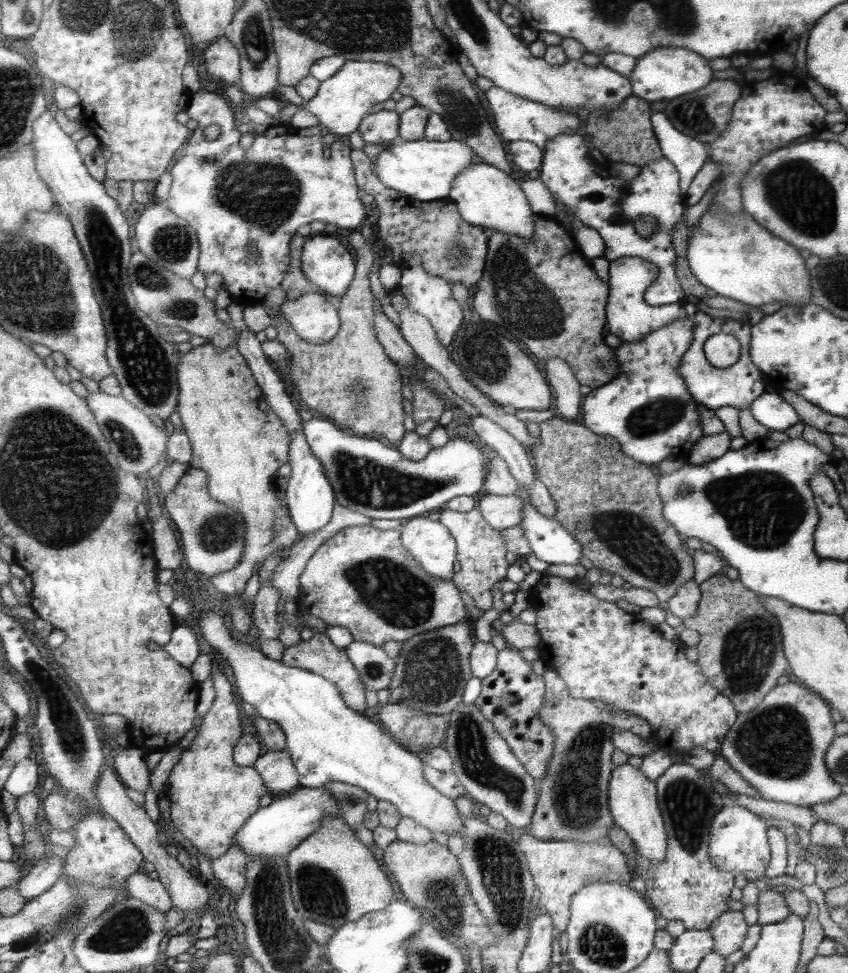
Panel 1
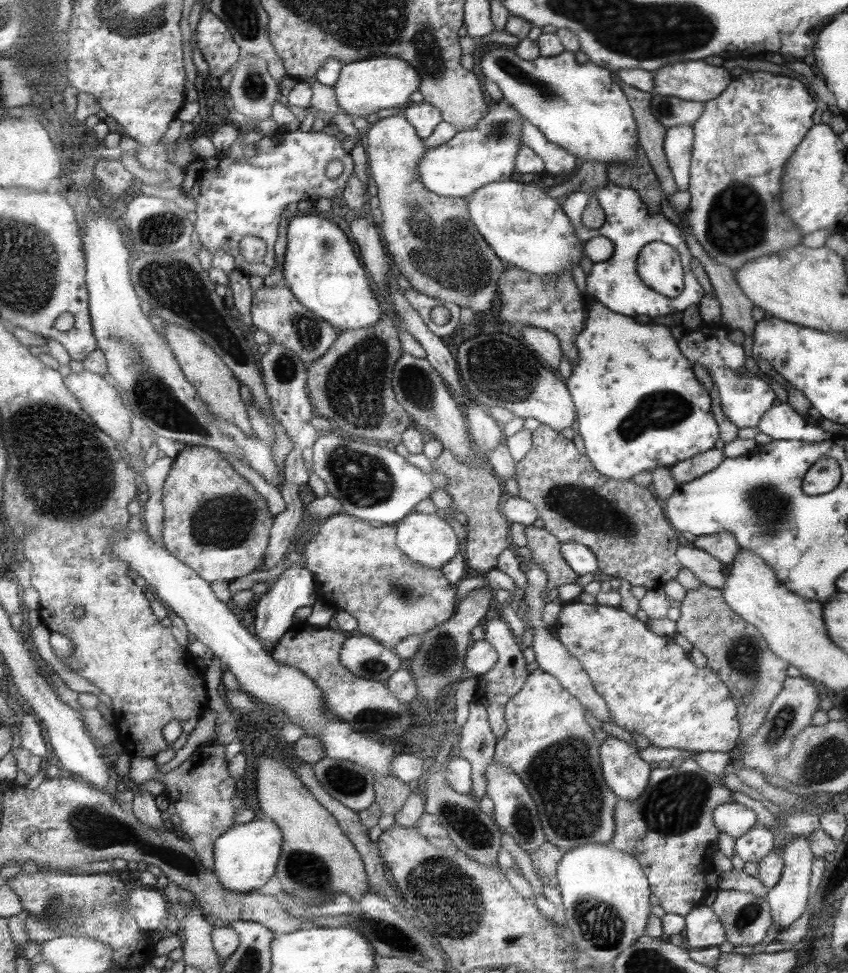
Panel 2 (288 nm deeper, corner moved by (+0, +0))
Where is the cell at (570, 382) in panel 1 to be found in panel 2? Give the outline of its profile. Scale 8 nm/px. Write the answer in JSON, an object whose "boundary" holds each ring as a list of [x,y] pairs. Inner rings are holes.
{"boundary":[[[529,326],[529,328],[523,328],[523,336],[527,344],[535,350],[535,354],[539,354],[539,358],[543,358],[547,366],[551,366],[551,370],[559,370],[561,358],[565,358],[565,354],[563,354],[561,340],[557,338],[557,334],[543,328]]]}

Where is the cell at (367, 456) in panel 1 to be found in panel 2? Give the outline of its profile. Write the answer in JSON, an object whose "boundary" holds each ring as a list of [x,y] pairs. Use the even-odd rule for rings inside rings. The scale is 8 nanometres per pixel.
{"boundary":[[[333,432],[319,434],[319,440],[313,446],[311,468],[321,476],[329,494],[343,502],[347,516],[355,516],[365,522],[377,520],[385,526],[401,524],[421,502],[429,500],[437,490],[447,492],[451,484],[451,478],[443,470],[433,468],[431,474],[425,474],[389,448],[365,444],[363,440],[337,436]]]}

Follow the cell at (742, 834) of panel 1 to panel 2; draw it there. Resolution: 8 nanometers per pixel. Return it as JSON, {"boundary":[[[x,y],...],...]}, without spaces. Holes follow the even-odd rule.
{"boundary":[[[727,802],[713,810],[713,822],[721,834],[737,840],[755,824],[755,814],[743,804]]]}

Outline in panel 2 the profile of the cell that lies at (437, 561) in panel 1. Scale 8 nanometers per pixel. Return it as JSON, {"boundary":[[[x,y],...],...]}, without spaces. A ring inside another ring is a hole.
{"boundary":[[[413,512],[413,514],[409,514],[409,518],[405,518],[401,524],[397,524],[397,528],[399,528],[399,546],[401,546],[401,550],[405,550],[409,554],[409,558],[413,562],[429,566],[433,570],[443,570],[445,566],[449,566],[449,562],[453,562],[461,554],[459,548],[463,544],[459,544],[459,536],[455,534],[453,526],[447,524],[445,520],[441,520],[439,516]]]}

